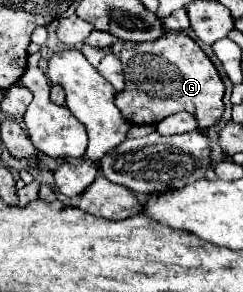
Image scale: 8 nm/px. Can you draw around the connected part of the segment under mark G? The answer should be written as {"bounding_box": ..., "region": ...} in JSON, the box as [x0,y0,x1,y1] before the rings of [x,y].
{"bounding_box":[112,33,224,129],"region":[[[166,33],[160,39],[144,43],[118,41],[112,45],[112,51],[124,65],[126,83],[124,91],[116,93],[114,105],[128,123],[154,125],[180,111],[196,115],[200,129],[208,129],[220,121],[224,113],[224,83],[212,61],[186,33]]]}

